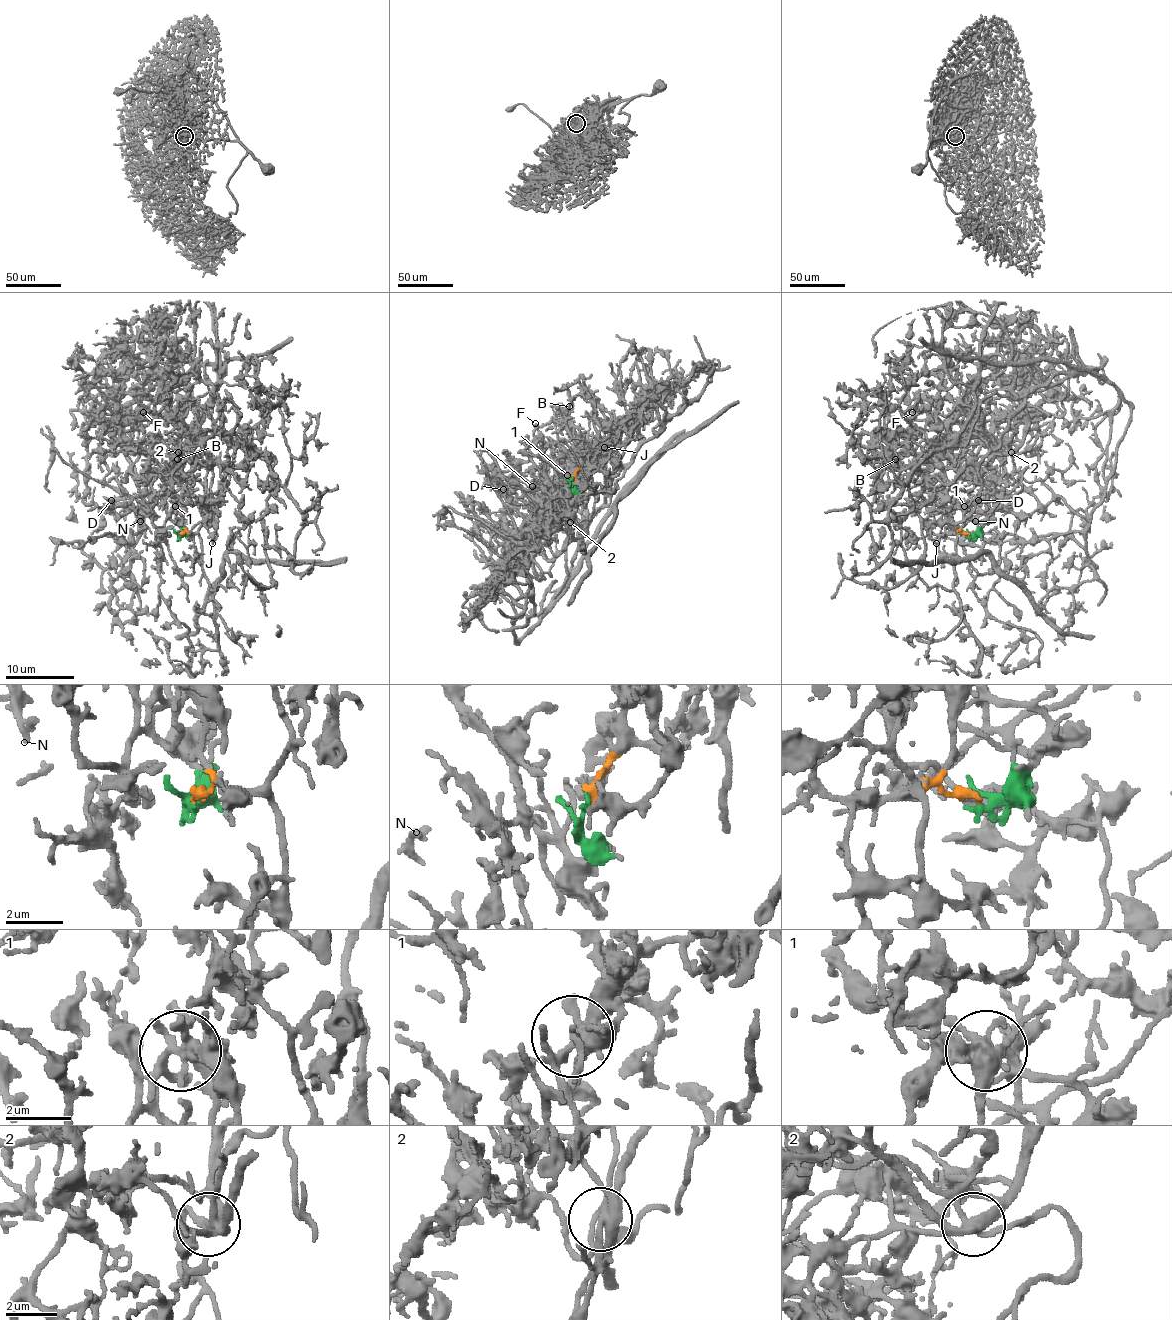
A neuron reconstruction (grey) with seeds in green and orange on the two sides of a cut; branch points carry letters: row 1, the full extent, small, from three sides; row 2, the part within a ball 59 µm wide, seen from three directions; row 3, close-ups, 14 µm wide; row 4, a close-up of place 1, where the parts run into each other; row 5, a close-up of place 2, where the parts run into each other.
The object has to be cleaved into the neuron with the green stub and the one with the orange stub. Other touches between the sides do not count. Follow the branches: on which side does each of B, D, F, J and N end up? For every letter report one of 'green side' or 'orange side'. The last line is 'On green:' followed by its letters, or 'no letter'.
B: green side
D: green side
F: green side
J: orange side
N: green side
On green: B, D, F, N

